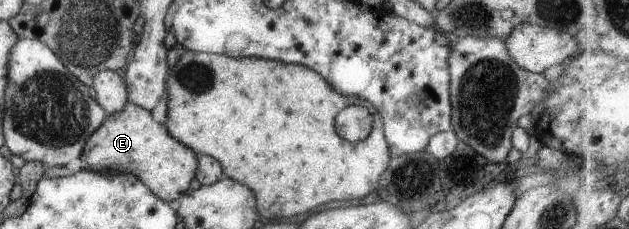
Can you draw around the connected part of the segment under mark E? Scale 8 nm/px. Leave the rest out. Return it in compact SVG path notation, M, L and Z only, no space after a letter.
M127 101L121 111L105 117L84 143L75 169L133 174L149 192L172 205L189 187L197 167L197 155L182 143L175 141L163 124L155 122L146 110Z

